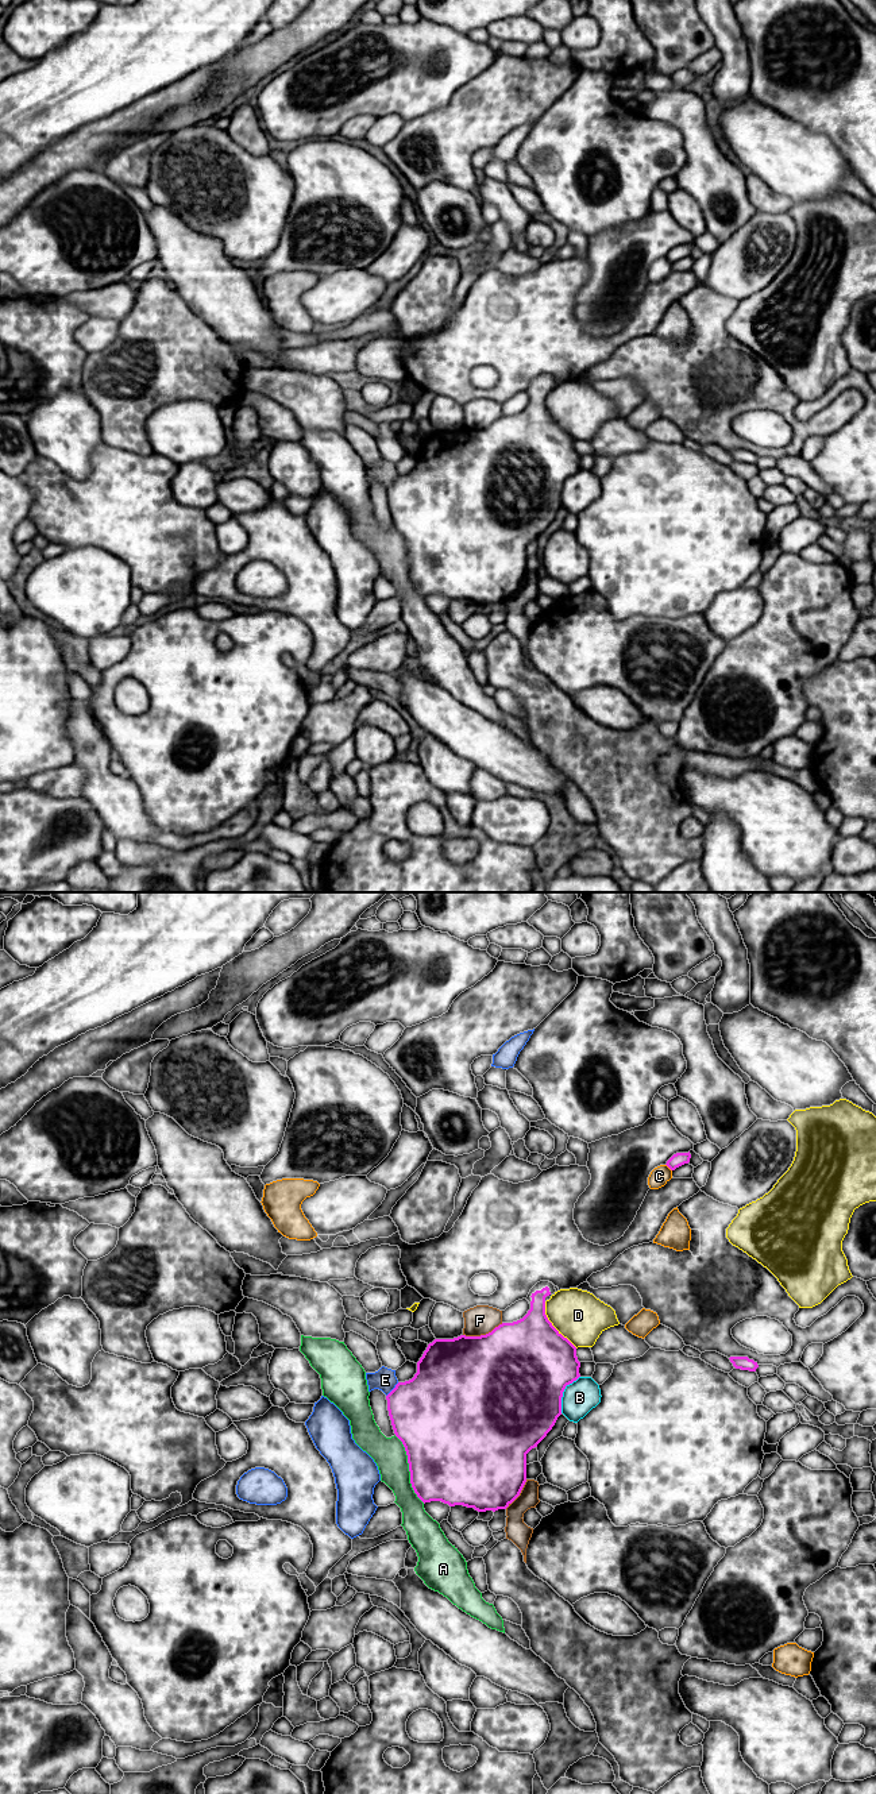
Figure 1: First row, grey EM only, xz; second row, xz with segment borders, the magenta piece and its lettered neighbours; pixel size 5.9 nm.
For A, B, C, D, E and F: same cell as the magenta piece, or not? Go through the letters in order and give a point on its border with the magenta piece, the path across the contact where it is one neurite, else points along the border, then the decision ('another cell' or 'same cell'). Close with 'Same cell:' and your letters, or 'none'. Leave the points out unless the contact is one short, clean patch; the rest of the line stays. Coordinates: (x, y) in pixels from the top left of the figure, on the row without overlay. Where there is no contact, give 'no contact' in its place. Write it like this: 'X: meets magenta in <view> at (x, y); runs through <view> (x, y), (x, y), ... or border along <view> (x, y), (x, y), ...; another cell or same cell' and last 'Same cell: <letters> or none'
A: meets magenta in xz at (409, 562); another cell
B: meets magenta in xz at (562, 486); another cell
C: meets magenta in xz at (668, 259); another cell
D: meets magenta in xz at (552, 419); another cell
E: meets magenta in xz at (393, 482); another cell
F: meets magenta in xz at (482, 428); another cell
Same cell: none

